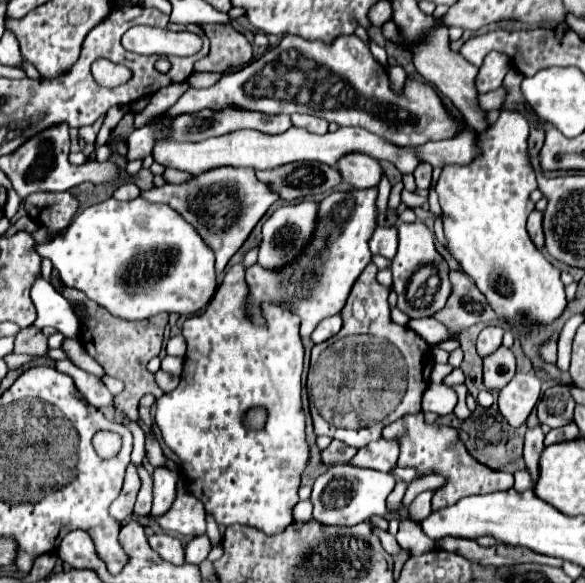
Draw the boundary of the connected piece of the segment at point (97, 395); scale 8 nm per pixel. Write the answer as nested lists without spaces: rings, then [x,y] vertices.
[[[58,359],[56,361],[56,369],[60,373],[66,373],[72,377],[76,389],[86,397],[86,401],[94,407],[106,407],[112,405],[112,393],[106,389],[106,385],[100,381],[100,377],[90,375],[82,369],[78,369],[76,365],[72,365],[68,359]]]

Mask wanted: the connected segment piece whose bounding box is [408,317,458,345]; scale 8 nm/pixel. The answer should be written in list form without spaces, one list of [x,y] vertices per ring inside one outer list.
[[[430,317],[430,319],[410,319],[408,327],[418,333],[428,345],[440,343],[440,341],[450,341],[450,339],[458,339],[454,333],[450,333],[448,327],[442,325],[442,321],[438,323],[438,319]]]

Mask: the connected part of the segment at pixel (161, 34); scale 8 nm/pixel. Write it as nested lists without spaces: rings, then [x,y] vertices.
[[[134,26],[122,37],[122,45],[140,55],[190,57],[202,49],[202,39],[189,31],[174,32],[149,26]]]

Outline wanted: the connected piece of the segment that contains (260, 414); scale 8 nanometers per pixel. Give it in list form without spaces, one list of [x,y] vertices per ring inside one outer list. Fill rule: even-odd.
[[[262,409],[248,411],[248,415],[246,415],[246,425],[248,427],[262,427],[264,421],[266,421],[266,411],[262,411]]]

